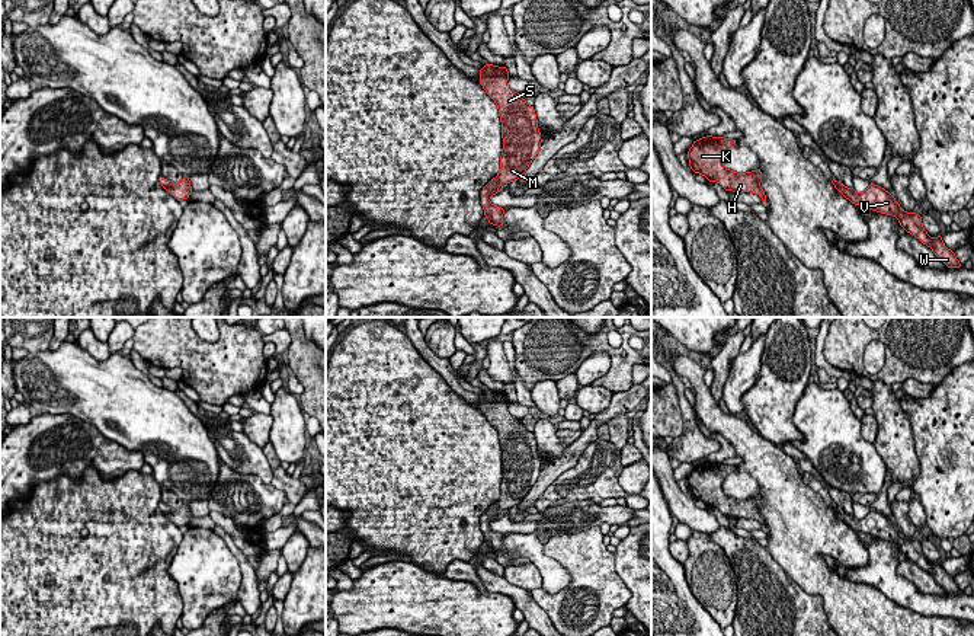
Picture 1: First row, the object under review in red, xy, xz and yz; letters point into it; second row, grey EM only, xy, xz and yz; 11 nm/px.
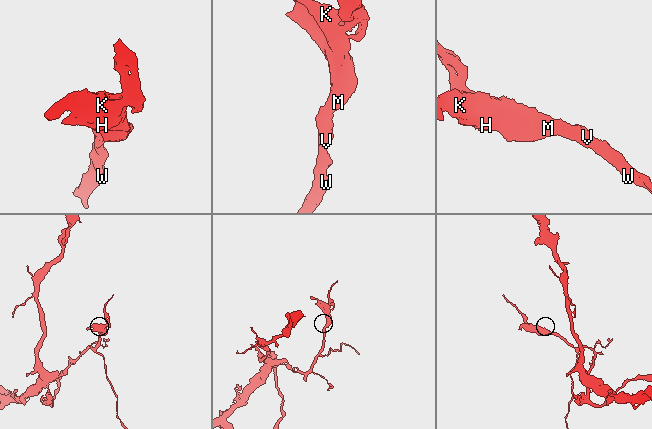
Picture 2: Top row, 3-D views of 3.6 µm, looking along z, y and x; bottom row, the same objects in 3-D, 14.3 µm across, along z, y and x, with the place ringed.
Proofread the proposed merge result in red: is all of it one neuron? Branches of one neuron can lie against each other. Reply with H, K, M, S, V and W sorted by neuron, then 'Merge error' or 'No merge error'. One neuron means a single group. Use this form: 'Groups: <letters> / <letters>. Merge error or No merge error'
Groups: H K M S V W. No merge error

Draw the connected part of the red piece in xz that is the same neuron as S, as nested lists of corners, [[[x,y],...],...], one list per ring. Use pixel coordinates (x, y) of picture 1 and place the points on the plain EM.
[[[484,390],[480,396],[480,410],[496,428],[502,447],[503,476],[500,498],[481,517],[481,531],[490,550],[503,552],[504,534],[496,533],[490,524],[499,520],[502,509],[518,506],[541,473],[541,458],[534,432],[528,431],[522,419],[516,419],[507,410],[506,393]]]

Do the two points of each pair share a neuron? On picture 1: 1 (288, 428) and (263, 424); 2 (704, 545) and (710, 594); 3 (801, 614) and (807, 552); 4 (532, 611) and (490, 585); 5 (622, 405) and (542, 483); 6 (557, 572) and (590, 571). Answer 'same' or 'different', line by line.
1: different
2: same
3: different
4: same
5: same
6: different

